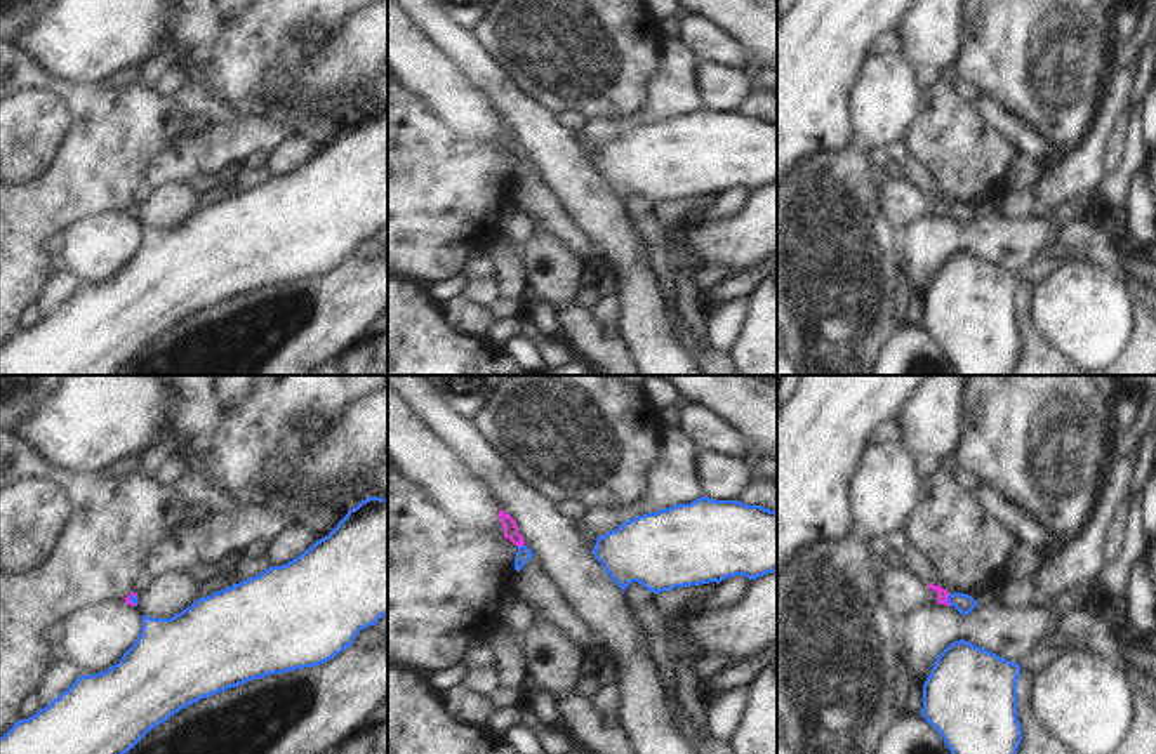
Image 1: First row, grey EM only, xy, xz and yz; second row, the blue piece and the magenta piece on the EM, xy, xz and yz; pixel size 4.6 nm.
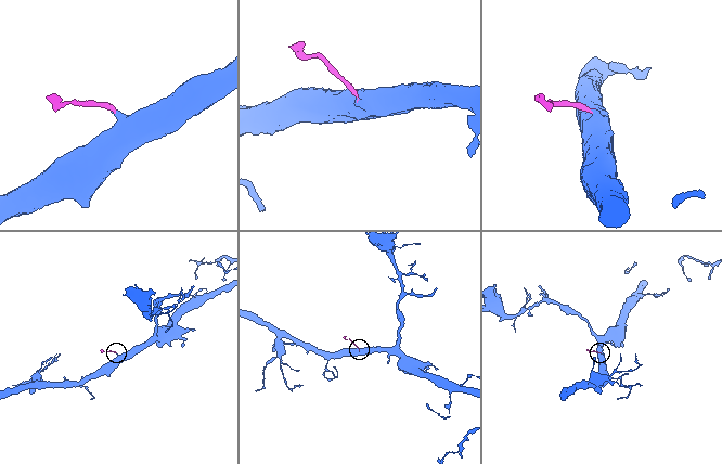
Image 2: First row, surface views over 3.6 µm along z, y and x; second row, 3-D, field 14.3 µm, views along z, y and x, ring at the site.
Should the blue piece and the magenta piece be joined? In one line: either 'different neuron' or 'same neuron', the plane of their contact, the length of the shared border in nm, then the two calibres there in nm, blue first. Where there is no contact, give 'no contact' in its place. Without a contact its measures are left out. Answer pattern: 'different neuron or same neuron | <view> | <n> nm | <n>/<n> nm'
same neuron | yz | 60 nm | 90/50 nm

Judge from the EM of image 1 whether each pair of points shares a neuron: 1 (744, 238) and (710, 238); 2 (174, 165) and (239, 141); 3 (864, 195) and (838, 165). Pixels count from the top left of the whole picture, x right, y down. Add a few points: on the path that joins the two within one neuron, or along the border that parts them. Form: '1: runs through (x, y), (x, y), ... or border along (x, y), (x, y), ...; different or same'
1: runs through (736, 238), (718, 238); same
2: runs through (190, 155), (207, 153), (223, 145); same
3: runs through (857, 188), (842, 172); same

